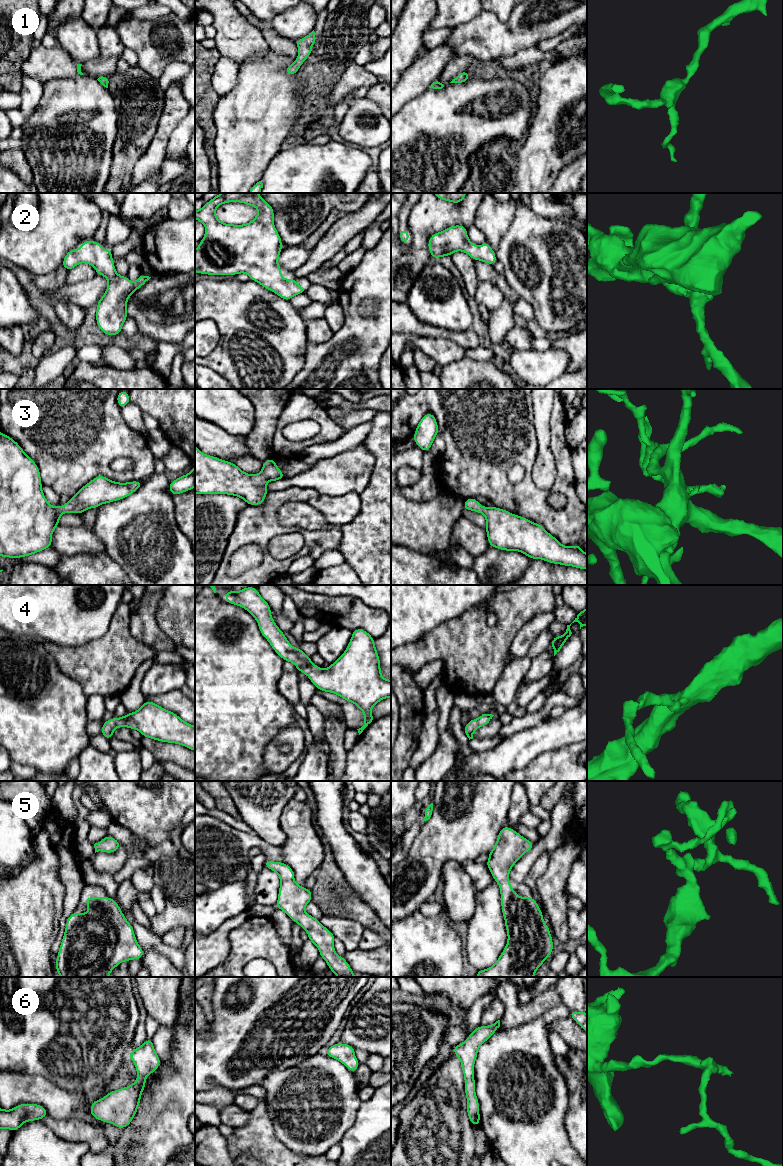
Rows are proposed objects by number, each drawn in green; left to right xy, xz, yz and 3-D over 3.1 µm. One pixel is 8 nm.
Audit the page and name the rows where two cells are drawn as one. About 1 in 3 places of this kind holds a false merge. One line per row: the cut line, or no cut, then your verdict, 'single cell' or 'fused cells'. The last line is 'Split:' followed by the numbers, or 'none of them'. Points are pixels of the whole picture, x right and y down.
1: no cut; single cell
2: no cut; single cell
3: no cut; single cell
4: no cut; single cell
5: no cut; single cell
6: no cut; single cell
Split: none of them

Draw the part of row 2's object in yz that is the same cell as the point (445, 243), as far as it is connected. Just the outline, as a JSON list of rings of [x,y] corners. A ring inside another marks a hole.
[[[462,225],[450,226],[441,232],[431,235],[428,241],[428,249],[435,260],[443,256],[451,256],[455,251],[463,251],[474,261],[491,264],[497,262],[495,252],[487,242],[474,246],[467,236],[467,228]]]

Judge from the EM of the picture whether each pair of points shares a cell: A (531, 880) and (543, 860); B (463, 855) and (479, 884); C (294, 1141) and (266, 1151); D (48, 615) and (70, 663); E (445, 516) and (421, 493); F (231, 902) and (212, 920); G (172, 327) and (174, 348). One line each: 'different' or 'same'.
A: same
B: different
C: different
D: different
E: different
F: same
G: different

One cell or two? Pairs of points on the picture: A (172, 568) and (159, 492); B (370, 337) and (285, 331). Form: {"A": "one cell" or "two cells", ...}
{"A": "one cell", "B": "two cells"}

